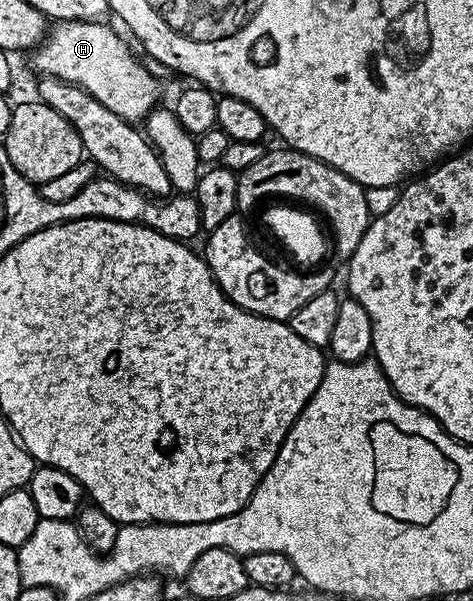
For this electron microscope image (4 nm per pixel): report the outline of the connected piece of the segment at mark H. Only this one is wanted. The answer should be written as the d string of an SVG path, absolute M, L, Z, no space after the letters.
M101 21L94 22L60 22L51 29L43 44L35 51L34 64L39 73L51 78L62 79L64 82L74 83L90 92L106 108L115 115L122 116L128 122L136 124L138 120L147 119L148 115L157 107L159 79L149 72L147 65L138 62L125 42L108 26Z

